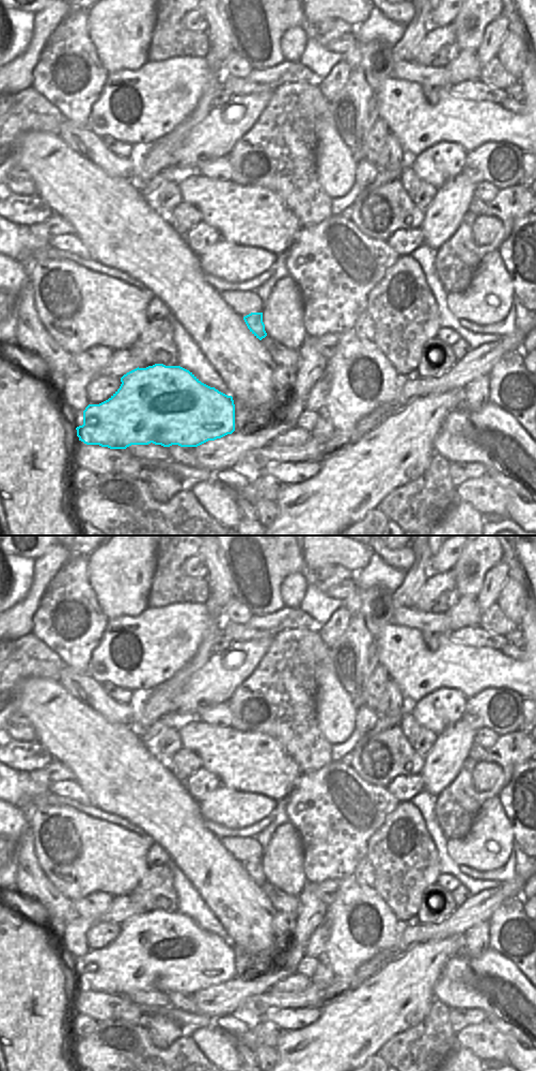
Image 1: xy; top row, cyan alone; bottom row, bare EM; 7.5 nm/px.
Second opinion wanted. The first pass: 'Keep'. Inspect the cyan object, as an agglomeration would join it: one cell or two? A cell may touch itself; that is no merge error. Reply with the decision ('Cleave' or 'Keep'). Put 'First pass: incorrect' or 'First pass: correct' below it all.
Keep
First pass: correct

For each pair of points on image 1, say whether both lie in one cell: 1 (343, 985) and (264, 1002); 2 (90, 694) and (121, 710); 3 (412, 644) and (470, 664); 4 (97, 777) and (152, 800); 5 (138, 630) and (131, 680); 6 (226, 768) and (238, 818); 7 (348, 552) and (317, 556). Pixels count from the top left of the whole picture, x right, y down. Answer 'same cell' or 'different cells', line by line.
1: same cell
2: same cell
3: same cell
4: same cell
5: same cell
6: different cells
7: same cell

